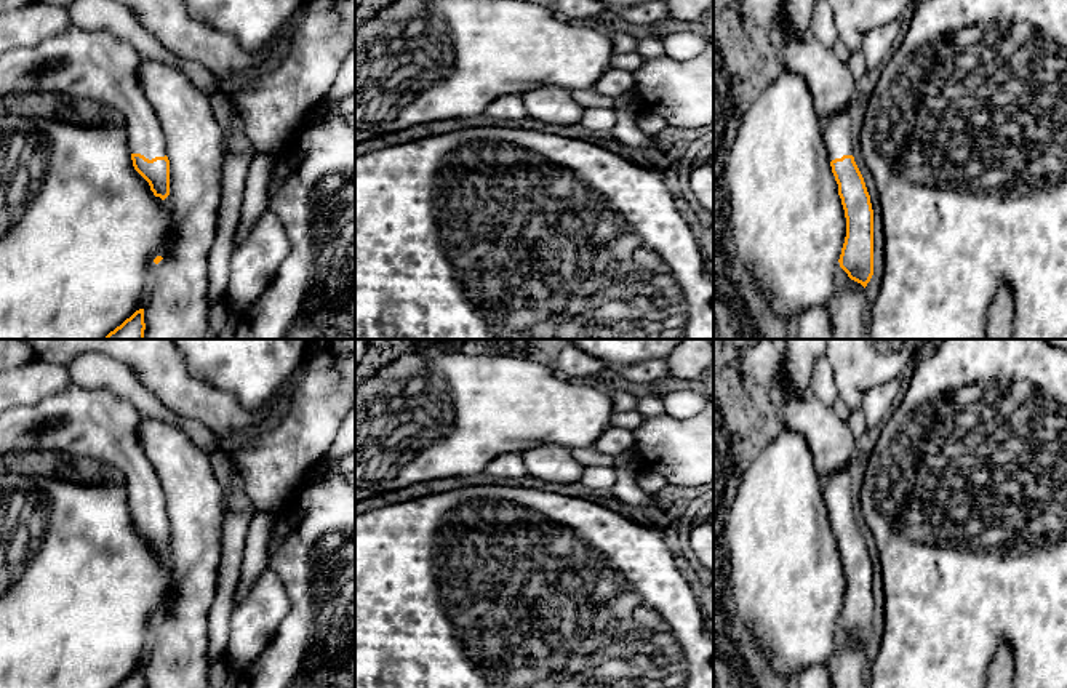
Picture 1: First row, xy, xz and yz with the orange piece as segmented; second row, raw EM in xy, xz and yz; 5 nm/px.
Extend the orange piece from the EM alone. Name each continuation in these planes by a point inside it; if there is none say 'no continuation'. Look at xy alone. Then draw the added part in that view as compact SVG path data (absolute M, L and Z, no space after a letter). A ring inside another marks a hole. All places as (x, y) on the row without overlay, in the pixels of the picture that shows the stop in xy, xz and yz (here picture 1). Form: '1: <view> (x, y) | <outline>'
1: xy (98, 423) | M72 382L67 389L30 405L19 405L0 413L0 453L8 451L61 451L112 464L123 474L131 512L152 518L166 514L166 498L158 477L139 445L139 413L134 405L107 387L82 387Z

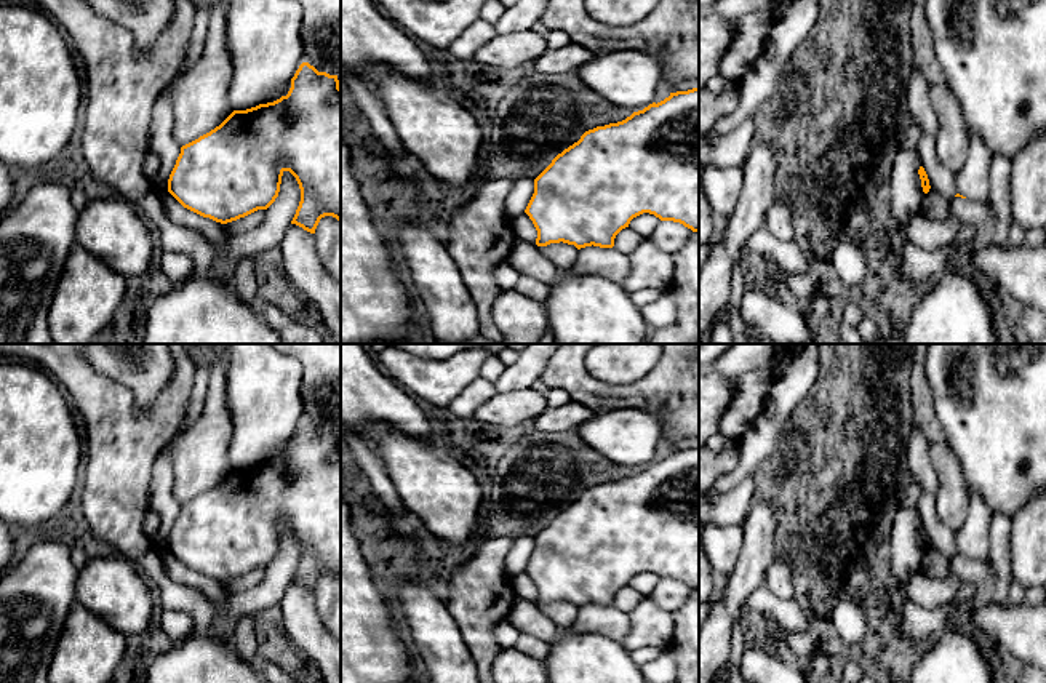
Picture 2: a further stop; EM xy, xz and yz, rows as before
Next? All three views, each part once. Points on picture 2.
1: yz (966, 568) | M953 555L950 569L961 582L974 582L976 585L995 585L996 574L990 561L980 561L972 557Z

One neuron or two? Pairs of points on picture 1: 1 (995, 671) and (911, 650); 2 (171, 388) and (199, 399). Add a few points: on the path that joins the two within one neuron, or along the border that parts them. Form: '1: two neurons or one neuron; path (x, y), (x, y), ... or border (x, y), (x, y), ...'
1: two neurons; border (1003, 639), (986, 671)
2: one neuron; path (178, 391), (192, 399)

